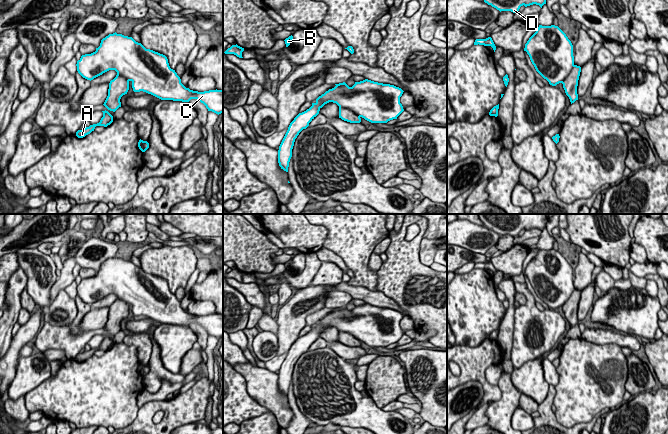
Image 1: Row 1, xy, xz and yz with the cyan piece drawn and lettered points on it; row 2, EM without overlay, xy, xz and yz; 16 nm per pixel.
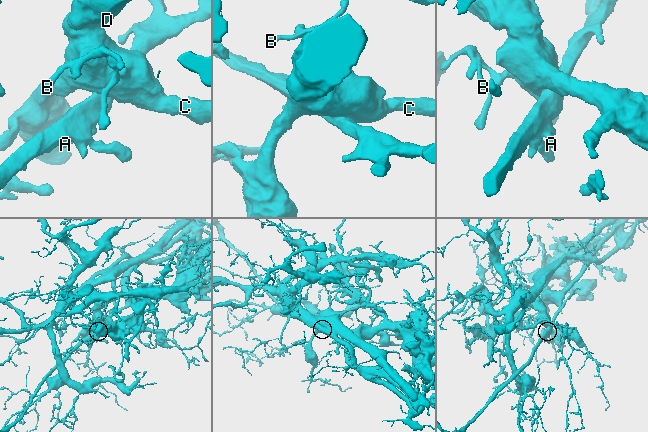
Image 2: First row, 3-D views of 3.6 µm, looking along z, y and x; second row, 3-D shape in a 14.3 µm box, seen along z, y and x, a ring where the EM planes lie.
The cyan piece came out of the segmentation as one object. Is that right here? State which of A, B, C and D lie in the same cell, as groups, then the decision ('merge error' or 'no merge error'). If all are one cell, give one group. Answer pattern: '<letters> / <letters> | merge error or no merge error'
A / B C D | merge error

